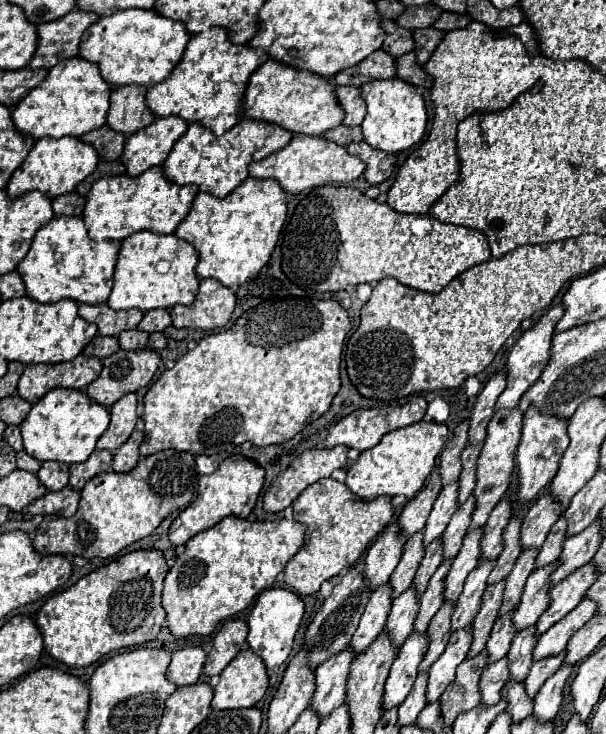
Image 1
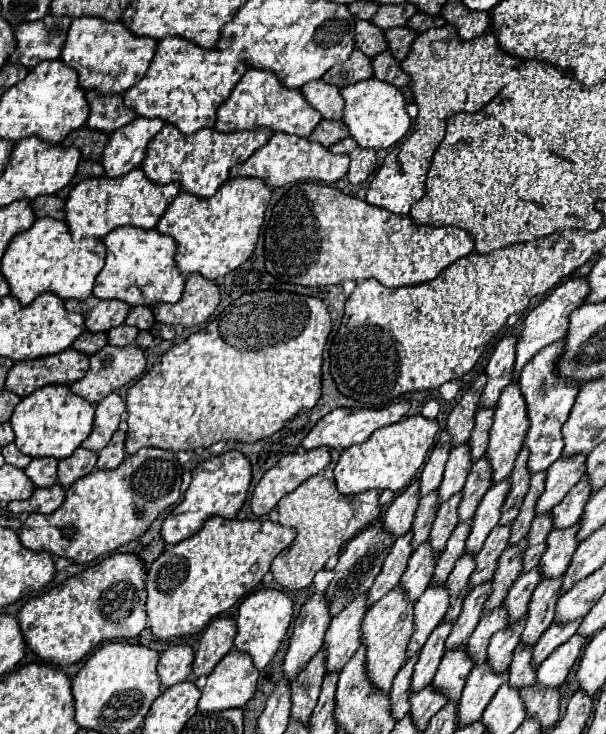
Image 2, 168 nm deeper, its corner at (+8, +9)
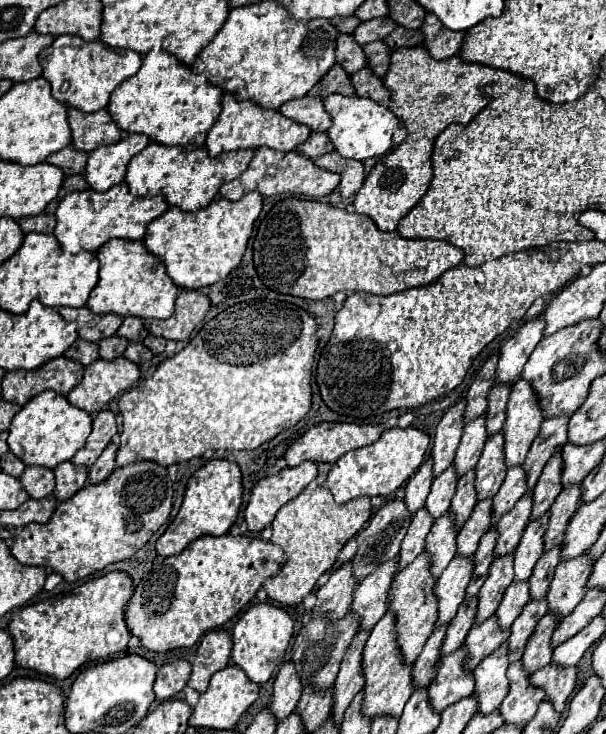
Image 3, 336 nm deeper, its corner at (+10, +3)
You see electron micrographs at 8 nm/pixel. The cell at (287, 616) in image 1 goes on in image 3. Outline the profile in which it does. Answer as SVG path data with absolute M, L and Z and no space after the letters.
M255 604L237 620L231 636L233 636L231 660L235 662L235 666L239 666L249 676L251 682L265 684L285 656L285 650L293 636L293 620L285 610L273 604Z

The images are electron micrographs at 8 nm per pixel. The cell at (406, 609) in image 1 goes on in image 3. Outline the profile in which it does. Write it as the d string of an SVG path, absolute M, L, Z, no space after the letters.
M445 512L445 516L437 518L433 524L429 536L427 536L427 546L425 550L431 554L431 574L435 578L441 576L441 570L453 560L457 552L457 526L453 526L453 514Z

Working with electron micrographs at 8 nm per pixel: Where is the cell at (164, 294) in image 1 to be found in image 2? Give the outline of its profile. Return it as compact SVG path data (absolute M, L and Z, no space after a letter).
M115 228L103 238L107 246L107 262L99 272L93 288L93 296L101 300L123 300L131 306L155 306L159 302L177 302L185 288L185 278L181 276L175 256L177 244L171 236L165 236L157 230L143 228Z

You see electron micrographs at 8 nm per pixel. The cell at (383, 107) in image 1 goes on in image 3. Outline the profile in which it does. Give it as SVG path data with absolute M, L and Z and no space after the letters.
M333 94L323 100L325 110L331 114L331 128L327 130L329 140L335 146L335 152L341 154L343 158L355 158L355 160L367 160L373 156L385 156L393 144L393 132L399 128L397 116L369 100L369 98L359 98L359 96L341 96Z

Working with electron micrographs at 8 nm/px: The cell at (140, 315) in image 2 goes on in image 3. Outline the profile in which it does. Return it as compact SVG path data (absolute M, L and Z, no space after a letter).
M135 316L123 318L123 324L121 324L119 330L117 330L117 336L127 338L129 342L143 342L143 340L147 338L147 334L149 334L149 332L145 330L141 318L135 318Z

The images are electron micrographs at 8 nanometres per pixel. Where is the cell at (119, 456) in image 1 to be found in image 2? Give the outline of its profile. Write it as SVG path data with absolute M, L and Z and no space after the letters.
M117 430L111 438L111 442L99 452L97 468L101 470L111 470L117 468L125 460L125 432Z

